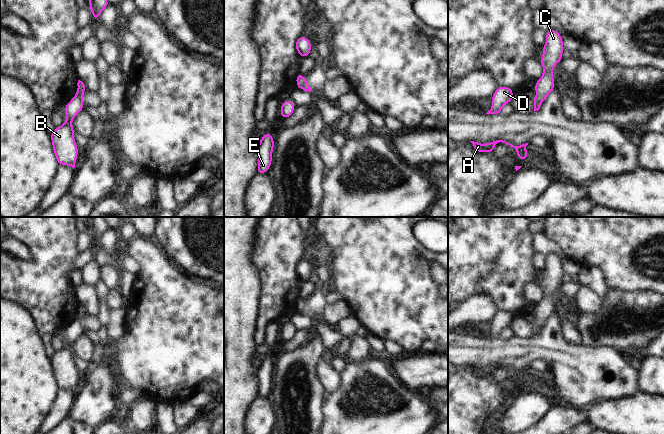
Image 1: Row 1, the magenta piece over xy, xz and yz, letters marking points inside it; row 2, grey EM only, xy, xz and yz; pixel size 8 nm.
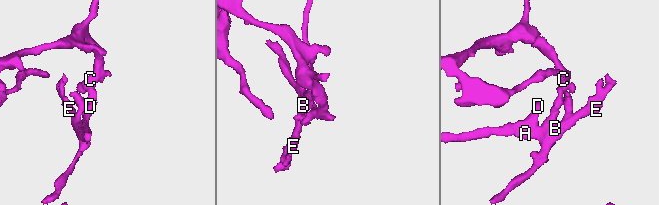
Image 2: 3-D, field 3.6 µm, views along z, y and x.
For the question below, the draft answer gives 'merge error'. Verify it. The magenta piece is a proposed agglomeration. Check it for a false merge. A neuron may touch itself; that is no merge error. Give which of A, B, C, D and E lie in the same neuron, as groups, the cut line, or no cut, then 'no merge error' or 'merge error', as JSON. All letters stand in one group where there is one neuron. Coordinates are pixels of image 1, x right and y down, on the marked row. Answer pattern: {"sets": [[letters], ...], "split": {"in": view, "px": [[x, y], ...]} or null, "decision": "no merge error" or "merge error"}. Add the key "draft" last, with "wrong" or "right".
{"sets": [["A", "B", "D", "E"], ["C"]], "split": {"in": "xy", "px": [[76, 93], [82, 98]]}, "decision": "merge error", "draft": "right"}

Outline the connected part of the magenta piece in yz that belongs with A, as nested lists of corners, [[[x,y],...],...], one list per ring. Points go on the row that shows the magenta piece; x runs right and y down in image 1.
[[[496,140],[493,142],[488,142],[486,144],[481,144],[481,143],[474,142],[474,141],[470,141],[470,142],[473,144],[475,152],[490,152],[492,154],[493,154],[495,145],[499,142],[502,142],[507,145],[510,145],[511,147],[514,147],[516,149],[516,154],[520,160],[526,160],[528,158],[528,152],[526,150],[526,146],[528,145],[528,143],[522,144],[520,146],[514,146],[503,140]]]

